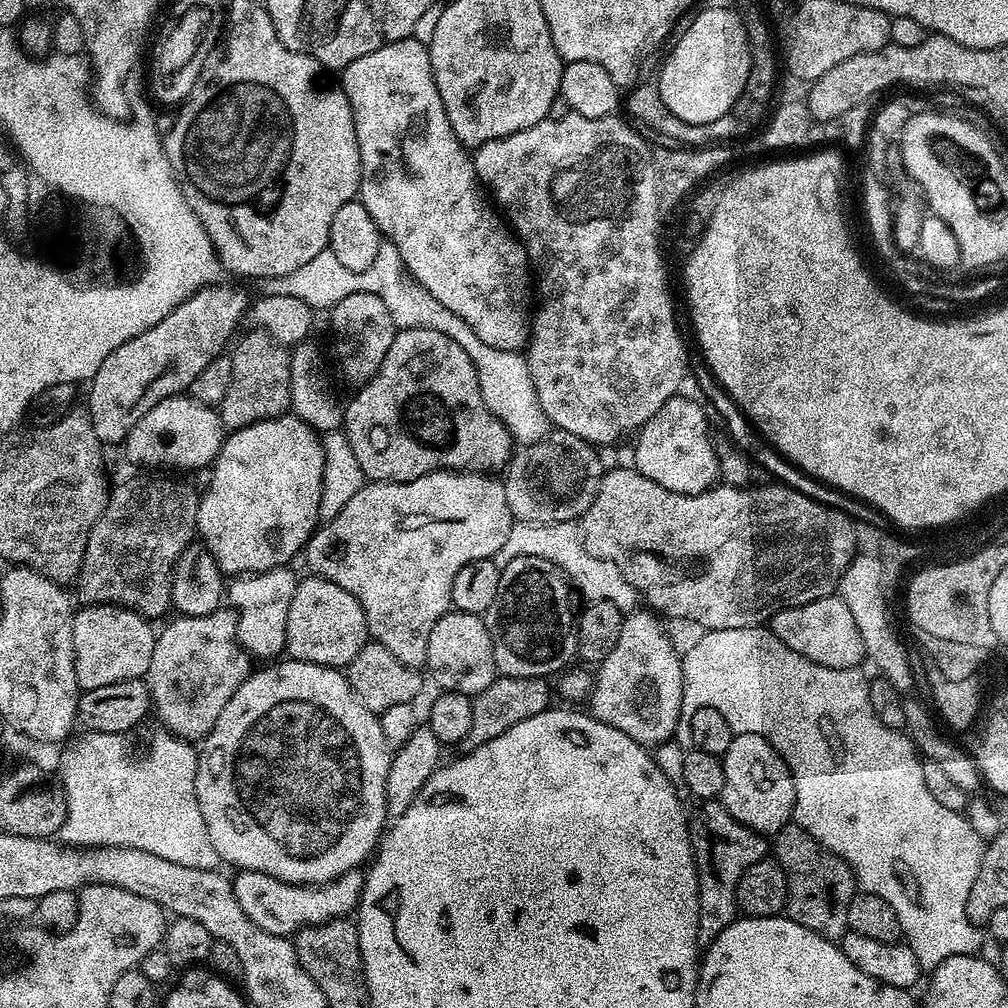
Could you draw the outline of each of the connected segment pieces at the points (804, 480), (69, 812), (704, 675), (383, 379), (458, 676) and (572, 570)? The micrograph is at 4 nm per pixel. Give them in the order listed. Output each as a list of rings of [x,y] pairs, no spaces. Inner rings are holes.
[[[697,362],[696,365],[691,365],[690,372],[696,375],[696,384],[700,388],[704,388],[704,396],[712,403],[714,411],[720,415],[722,423],[728,427],[731,443],[735,444],[753,465],[761,464],[766,471],[769,472],[769,477],[775,478],[779,483],[794,489],[796,492],[806,494],[806,498],[810,498],[819,504],[825,504],[831,508],[836,508],[840,512],[845,512],[852,517],[853,521],[861,522],[865,520],[868,524],[876,524],[882,520],[881,513],[877,512],[875,508],[803,473],[795,464],[789,462],[785,457],[781,456],[779,452],[773,450],[761,437],[758,435],[757,429],[754,427],[751,420],[741,412],[732,395],[726,391],[721,384],[716,382],[715,374],[710,370],[710,366],[703,362]]]
[[[157,730],[148,740],[144,752],[135,752],[129,737],[122,732],[89,732],[73,748],[68,748],[60,756],[60,773],[58,779],[64,785],[66,798],[66,822],[62,822],[58,833],[59,843],[74,849],[81,848],[133,848],[144,850],[146,854],[158,854],[158,858],[166,858],[166,862],[178,862],[178,866],[194,866],[195,868],[216,868],[221,863],[220,855],[214,850],[214,842],[210,842],[210,834],[206,830],[206,822],[202,818],[202,810],[198,806],[196,793],[196,761],[198,752],[187,740],[180,740],[171,732]]]
[[[767,627],[739,628],[738,630],[704,630],[699,633],[700,637],[682,652],[680,665],[682,666],[682,706],[681,717],[693,716],[699,708],[713,708],[726,718],[733,734],[758,734],[774,746],[774,750],[786,762],[786,766],[792,775],[794,790],[796,791],[796,810],[794,813],[795,823],[800,825],[810,838],[814,838],[825,848],[830,850],[838,858],[842,858],[852,867],[852,875],[856,878],[856,886],[860,892],[869,892],[878,898],[886,898],[890,902],[894,914],[898,914],[900,923],[900,935],[903,943],[914,950],[914,958],[918,958],[921,969],[931,970],[937,968],[946,958],[951,956],[971,956],[979,953],[981,929],[972,923],[966,914],[966,898],[970,896],[970,886],[974,886],[974,878],[978,878],[978,870],[982,866],[982,858],[986,847],[985,841],[970,826],[967,815],[946,810],[938,798],[928,788],[928,777],[922,757],[917,752],[912,741],[903,731],[886,726],[876,717],[870,706],[870,694],[868,686],[869,677],[860,673],[859,667],[854,668],[831,668],[822,666],[818,662],[810,662],[802,658],[786,642],[782,642]]]
[[[405,328],[397,331],[390,350],[386,350],[386,358],[380,369],[372,375],[371,380],[359,389],[360,392],[349,404],[343,405],[344,436],[350,442],[350,450],[354,450],[354,458],[358,458],[358,466],[362,466],[365,477],[372,482],[391,482],[401,484],[407,480],[413,480],[419,476],[425,476],[431,472],[441,470],[479,470],[485,474],[491,473],[492,468],[503,469],[513,457],[514,441],[508,433],[508,427],[504,425],[492,411],[484,405],[484,399],[478,386],[478,374],[462,346],[451,340],[446,334],[430,328]]]
[[[455,610],[442,614],[442,618],[434,622],[434,630],[430,630],[430,642],[426,646],[426,672],[430,680],[430,675],[432,675],[433,682],[438,686],[437,689],[466,694],[473,698],[482,690],[486,690],[486,686],[493,684],[498,673],[494,662],[494,646],[490,642],[490,634],[484,624],[484,617]]]
[[[559,521],[557,524],[526,524],[513,523],[502,550],[498,550],[494,557],[497,564],[503,566],[509,564],[514,558],[523,556],[537,556],[546,558],[564,573],[570,581],[571,587],[576,588],[585,597],[585,601],[609,600],[618,606],[621,612],[627,614],[637,607],[638,593],[635,588],[626,582],[626,578],[609,560],[594,558],[586,550],[583,540],[580,538],[580,529],[573,521]],[[637,600],[637,604],[636,604]]]

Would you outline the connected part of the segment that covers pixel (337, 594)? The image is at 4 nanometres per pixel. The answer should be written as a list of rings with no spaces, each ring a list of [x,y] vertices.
[[[317,576],[297,583],[287,611],[285,653],[289,659],[328,668],[344,668],[369,641],[368,623],[361,603],[340,586]]]

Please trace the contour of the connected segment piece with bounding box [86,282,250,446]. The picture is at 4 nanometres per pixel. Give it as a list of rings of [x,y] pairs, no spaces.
[[[224,283],[200,288],[177,308],[170,310],[158,326],[150,326],[150,330],[130,338],[130,342],[118,346],[118,350],[102,362],[90,381],[92,389],[88,392],[86,403],[92,429],[101,445],[123,442],[142,414],[154,410],[154,406],[166,398],[187,393],[194,378],[198,378],[208,363],[229,347],[236,323],[243,316],[245,319],[249,311],[250,296],[242,289],[231,288]]]

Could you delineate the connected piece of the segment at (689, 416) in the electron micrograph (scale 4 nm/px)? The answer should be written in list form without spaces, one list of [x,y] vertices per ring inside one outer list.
[[[684,394],[671,396],[639,429],[636,440],[634,467],[646,478],[674,490],[678,494],[702,494],[717,483],[720,475],[720,460],[716,457],[713,441],[708,441],[708,420],[704,412]]]

